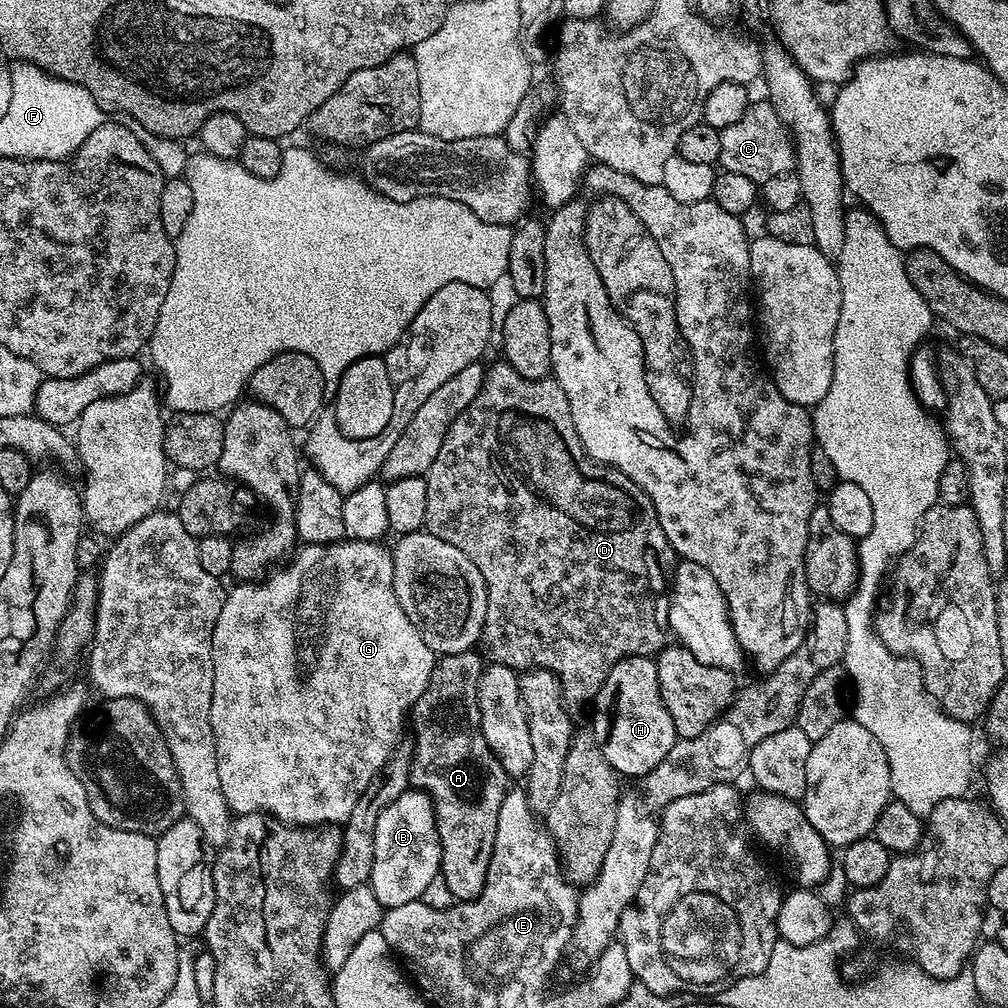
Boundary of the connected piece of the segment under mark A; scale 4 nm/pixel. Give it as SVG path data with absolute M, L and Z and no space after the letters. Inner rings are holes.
M476 650L440 656L428 688L418 698L410 713L410 728L416 731L416 744L412 749L411 783L419 791L428 793L432 799L432 809L436 811L436 829L440 839L440 872L450 886L450 894L456 902L473 900L482 894L492 866L494 838L498 834L498 810L502 810L502 798L506 798L510 787L510 777L502 762L492 753L492 748L484 737L480 725L480 703L478 702L478 682L484 672L485 661L480 661L481 653Z

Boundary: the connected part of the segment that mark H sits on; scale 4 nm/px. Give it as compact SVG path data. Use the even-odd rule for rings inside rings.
M627 656L619 660L596 695L594 707L596 713L592 716L590 731L606 762L610 762L621 777L647 776L676 745L674 718L670 718L670 710L666 710L662 702L656 661L651 656Z

